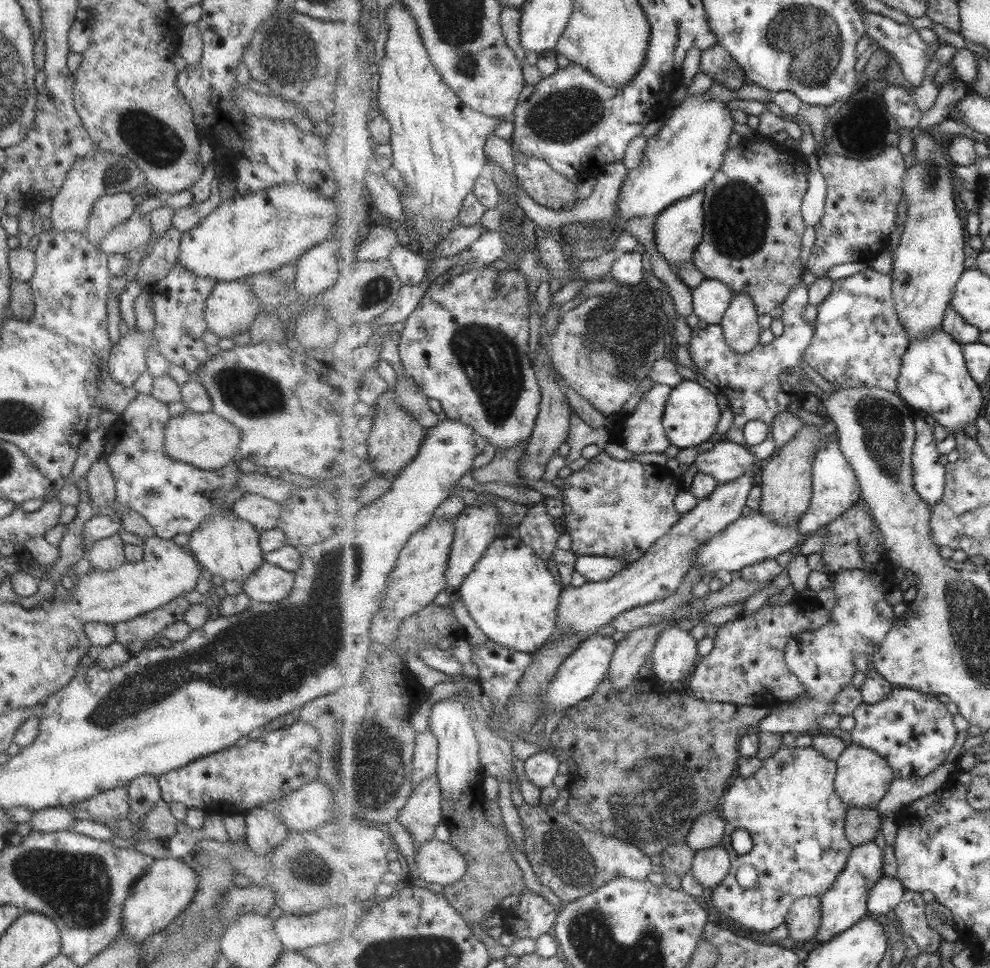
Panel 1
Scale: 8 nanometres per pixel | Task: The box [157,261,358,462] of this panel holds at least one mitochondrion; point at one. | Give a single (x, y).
(249, 394)

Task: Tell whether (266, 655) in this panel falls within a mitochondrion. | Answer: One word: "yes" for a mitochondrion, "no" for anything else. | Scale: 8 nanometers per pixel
yes

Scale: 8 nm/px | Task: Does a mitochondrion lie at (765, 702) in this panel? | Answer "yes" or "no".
no

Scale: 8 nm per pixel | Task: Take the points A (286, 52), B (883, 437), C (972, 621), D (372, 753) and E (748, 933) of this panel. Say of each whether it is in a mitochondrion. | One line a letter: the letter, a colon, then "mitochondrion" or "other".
A: mitochondrion
B: mitochondrion
C: mitochondrion
D: mitochondrion
E: other

